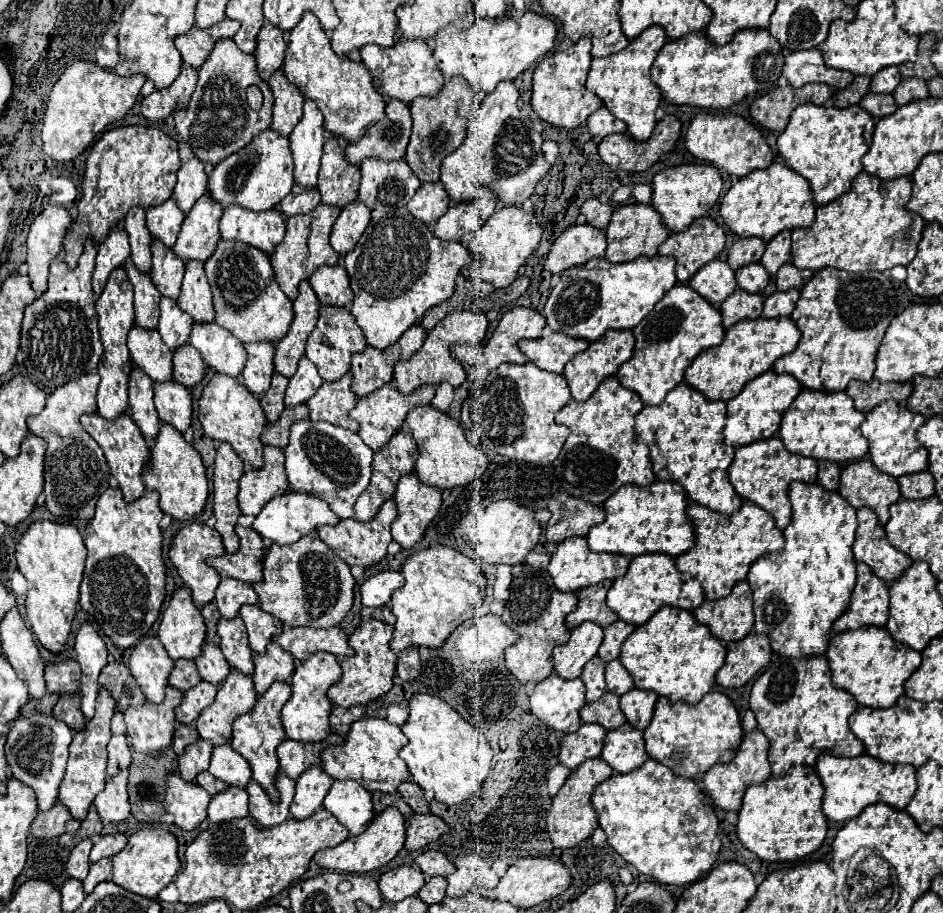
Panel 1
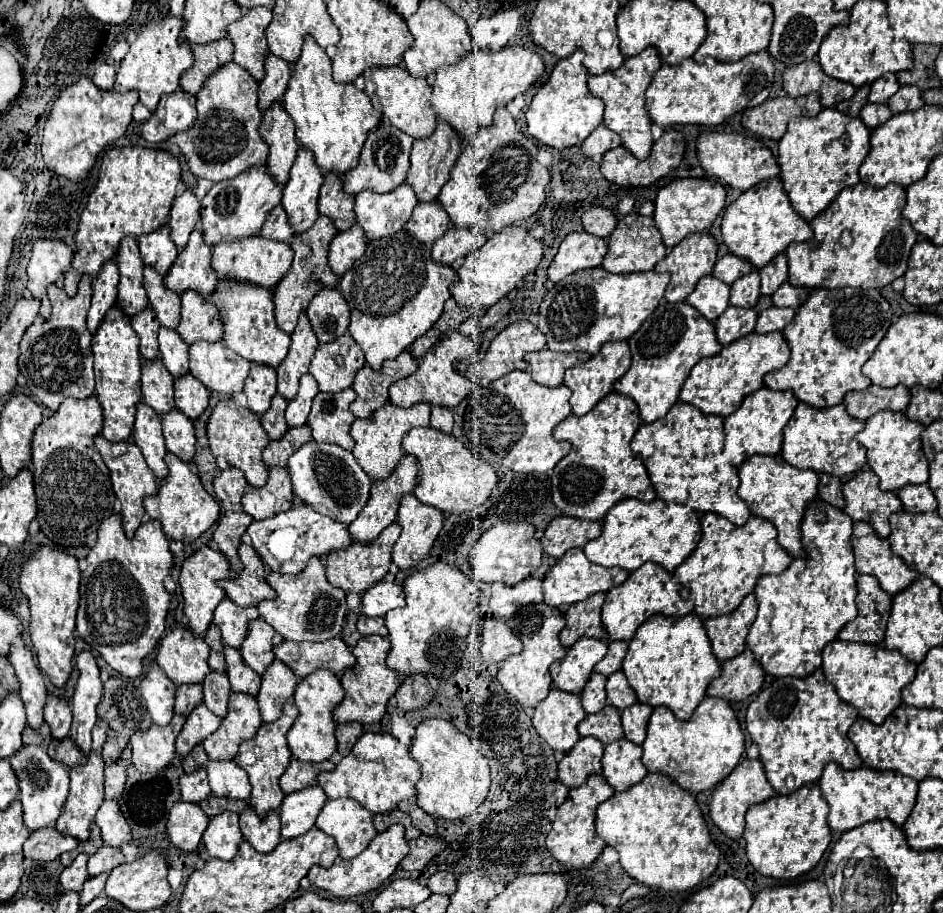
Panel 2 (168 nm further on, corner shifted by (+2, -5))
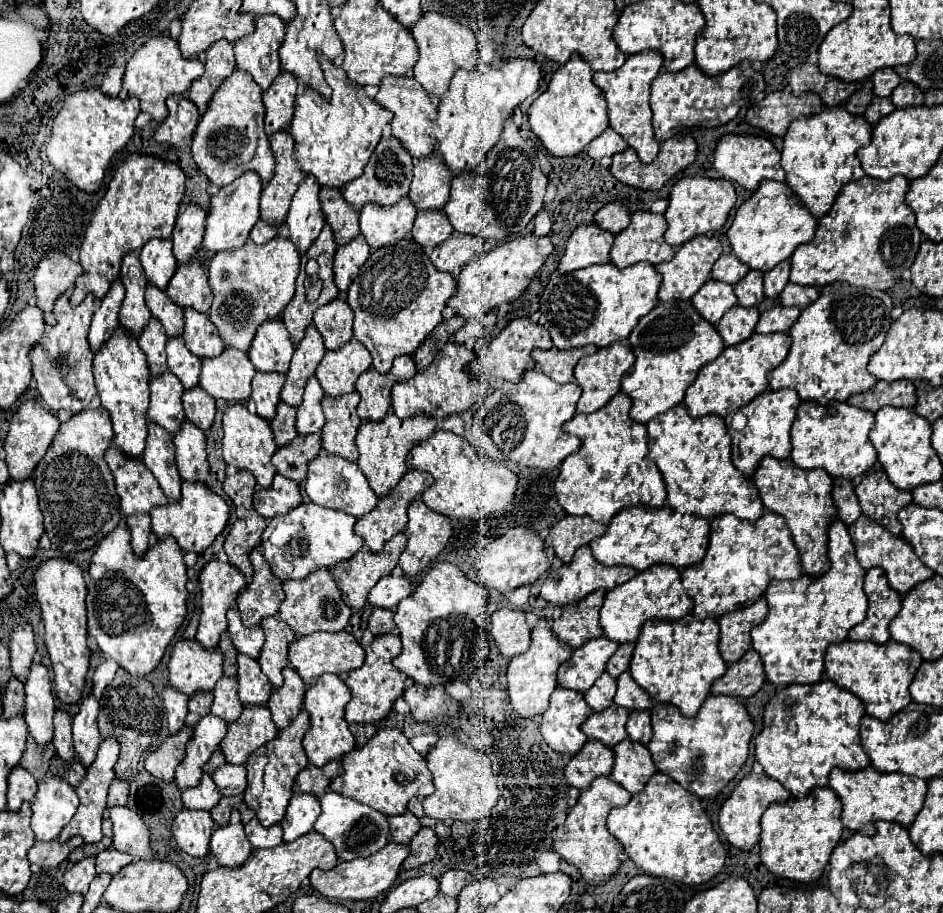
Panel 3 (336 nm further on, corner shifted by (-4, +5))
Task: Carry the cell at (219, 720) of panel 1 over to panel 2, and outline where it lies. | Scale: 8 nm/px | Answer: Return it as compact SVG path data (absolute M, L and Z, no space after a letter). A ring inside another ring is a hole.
M233 693L229 699L229 715L203 743L209 759L231 761L239 753L241 741L249 741L261 725L263 721L255 697Z

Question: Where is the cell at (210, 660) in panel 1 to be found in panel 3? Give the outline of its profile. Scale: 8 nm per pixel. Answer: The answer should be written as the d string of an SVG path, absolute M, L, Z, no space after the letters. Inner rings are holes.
M223 675L213 689L213 695L215 695L215 701L211 705L213 715L225 719L227 723L233 723L235 719L239 719L243 711L243 703L239 701L239 695L237 695L237 677Z

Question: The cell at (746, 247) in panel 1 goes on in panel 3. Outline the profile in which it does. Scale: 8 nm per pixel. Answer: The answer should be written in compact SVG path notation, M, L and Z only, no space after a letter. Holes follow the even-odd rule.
M729 253L729 255L721 255L717 259L717 263L713 265L713 271L711 271L711 277L723 281L723 283L729 283L729 285L735 285L739 279L743 279L747 275L749 267L739 261L737 255Z

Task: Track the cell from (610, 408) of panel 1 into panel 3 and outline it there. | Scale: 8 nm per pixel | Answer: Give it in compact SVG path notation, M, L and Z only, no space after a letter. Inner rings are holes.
M619 391L605 407L601 407L595 413L575 413L573 419L563 423L563 431L577 435L581 439L581 449L573 455L569 455L561 467L559 477L555 481L555 495L561 503L561 507L569 515L589 515L593 521L609 523L615 513L619 513L625 507L631 505L647 505L647 507L663 507L667 499L665 483L661 471L655 467L655 461L647 455L647 427L643 423L637 423L629 417L631 399Z

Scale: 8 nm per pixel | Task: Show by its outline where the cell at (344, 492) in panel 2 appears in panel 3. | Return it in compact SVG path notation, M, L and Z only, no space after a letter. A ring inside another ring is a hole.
M325 451L309 461L305 491L307 491L307 495L313 503L329 507L329 509L343 511L343 513L353 515L353 517L361 517L367 511L371 511L377 505L377 499L379 499L371 491L371 487L367 483L367 477L363 475L357 461L347 461L339 455L327 455Z

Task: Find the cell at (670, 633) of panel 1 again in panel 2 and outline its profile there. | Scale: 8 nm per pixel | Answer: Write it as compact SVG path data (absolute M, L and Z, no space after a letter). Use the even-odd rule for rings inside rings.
M653 615L629 641L629 651L621 671L625 673L629 687L633 687L639 703L647 703L651 707L665 705L677 719L685 721L703 701L707 685L719 677L721 665L711 651L711 641L705 633L701 617L687 615L669 619Z

